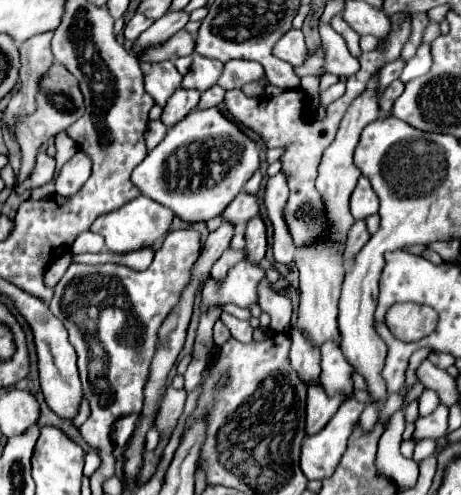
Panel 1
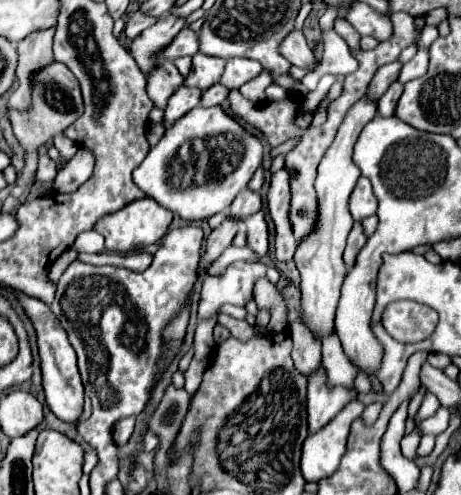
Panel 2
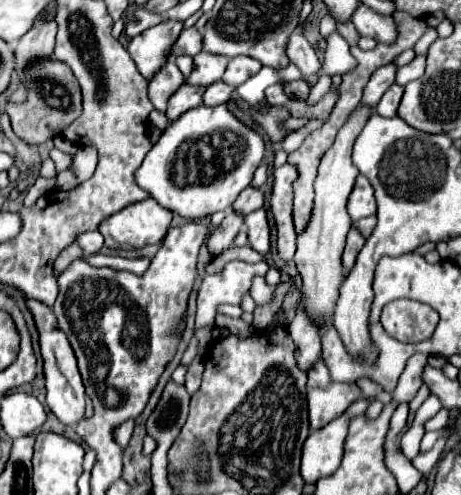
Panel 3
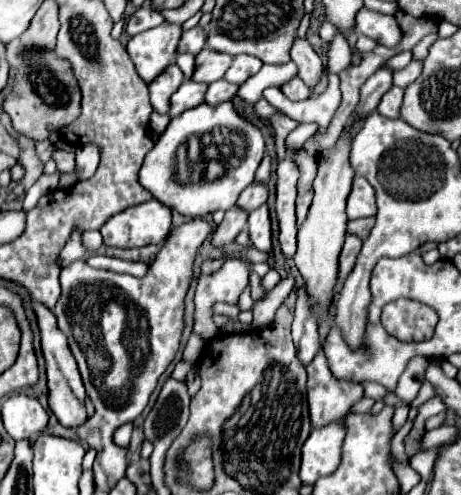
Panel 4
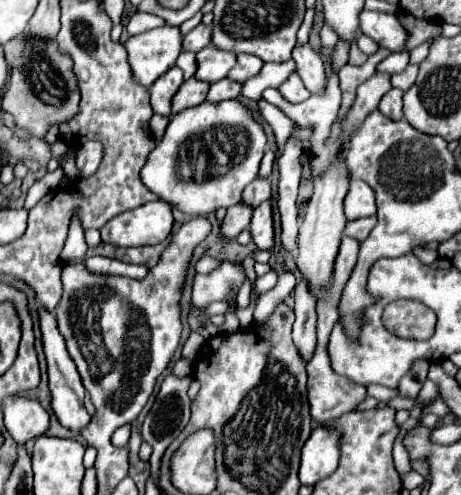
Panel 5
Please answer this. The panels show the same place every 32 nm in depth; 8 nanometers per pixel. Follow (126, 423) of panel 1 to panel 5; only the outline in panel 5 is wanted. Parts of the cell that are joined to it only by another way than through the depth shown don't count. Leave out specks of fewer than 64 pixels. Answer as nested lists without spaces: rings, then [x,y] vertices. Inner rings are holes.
[[[122,426],[122,428],[118,428],[114,434],[112,435],[112,444],[116,444],[116,446],[126,446],[128,444],[128,438],[131,435],[131,426]]]

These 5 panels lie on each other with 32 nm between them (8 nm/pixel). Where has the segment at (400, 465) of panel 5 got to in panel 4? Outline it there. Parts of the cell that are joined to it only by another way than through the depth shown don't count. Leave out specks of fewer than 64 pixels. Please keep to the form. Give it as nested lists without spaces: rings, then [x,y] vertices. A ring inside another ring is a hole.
[[[408,419],[402,428],[396,432],[396,436],[392,438],[392,456],[394,456],[394,460],[396,460],[398,464],[408,464],[408,462],[410,462],[410,458],[408,458],[408,454],[406,454],[406,450],[404,450],[404,438],[406,438],[411,428],[412,420]]]

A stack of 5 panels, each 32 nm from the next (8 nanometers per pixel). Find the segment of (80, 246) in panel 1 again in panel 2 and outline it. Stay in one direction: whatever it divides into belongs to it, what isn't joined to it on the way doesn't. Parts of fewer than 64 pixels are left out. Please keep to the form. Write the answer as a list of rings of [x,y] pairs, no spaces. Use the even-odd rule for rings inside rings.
[[[90,230],[90,232],[84,232],[76,238],[74,248],[78,248],[78,252],[88,252],[88,254],[102,252],[104,250],[104,238],[96,230]]]

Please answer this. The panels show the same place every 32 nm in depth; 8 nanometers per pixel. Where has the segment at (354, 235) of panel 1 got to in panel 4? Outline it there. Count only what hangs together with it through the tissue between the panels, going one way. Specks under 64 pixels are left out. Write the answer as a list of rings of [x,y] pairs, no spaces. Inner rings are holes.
[[[346,236],[342,252],[340,252],[340,258],[338,258],[338,282],[336,282],[336,288],[334,288],[336,294],[340,292],[344,280],[348,278],[348,274],[352,272],[360,248],[362,248],[362,240],[358,236]]]

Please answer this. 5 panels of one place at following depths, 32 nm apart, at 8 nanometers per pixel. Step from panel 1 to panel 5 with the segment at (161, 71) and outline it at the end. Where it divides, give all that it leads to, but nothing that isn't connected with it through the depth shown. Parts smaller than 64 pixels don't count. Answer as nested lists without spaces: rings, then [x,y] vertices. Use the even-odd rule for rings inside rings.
[[[170,68],[168,74],[164,74],[156,84],[150,88],[150,98],[152,98],[152,110],[160,116],[170,118],[172,116],[172,98],[178,92],[182,84],[182,72],[180,68]]]

